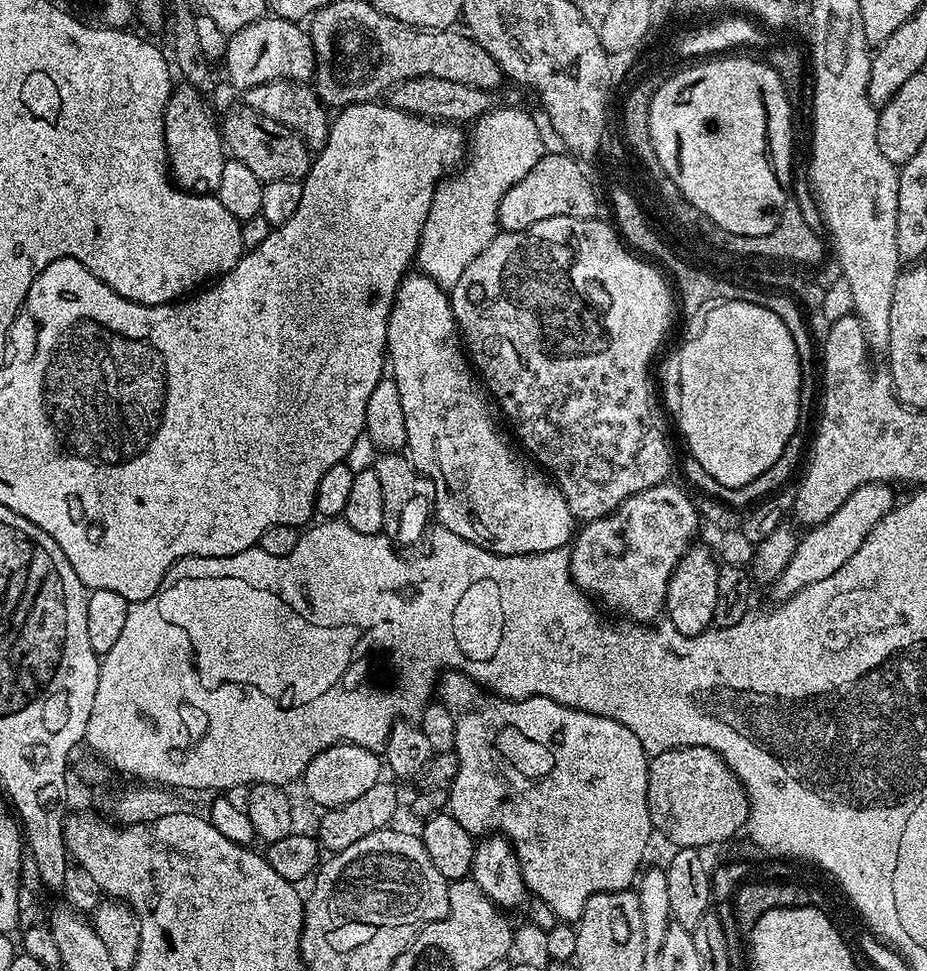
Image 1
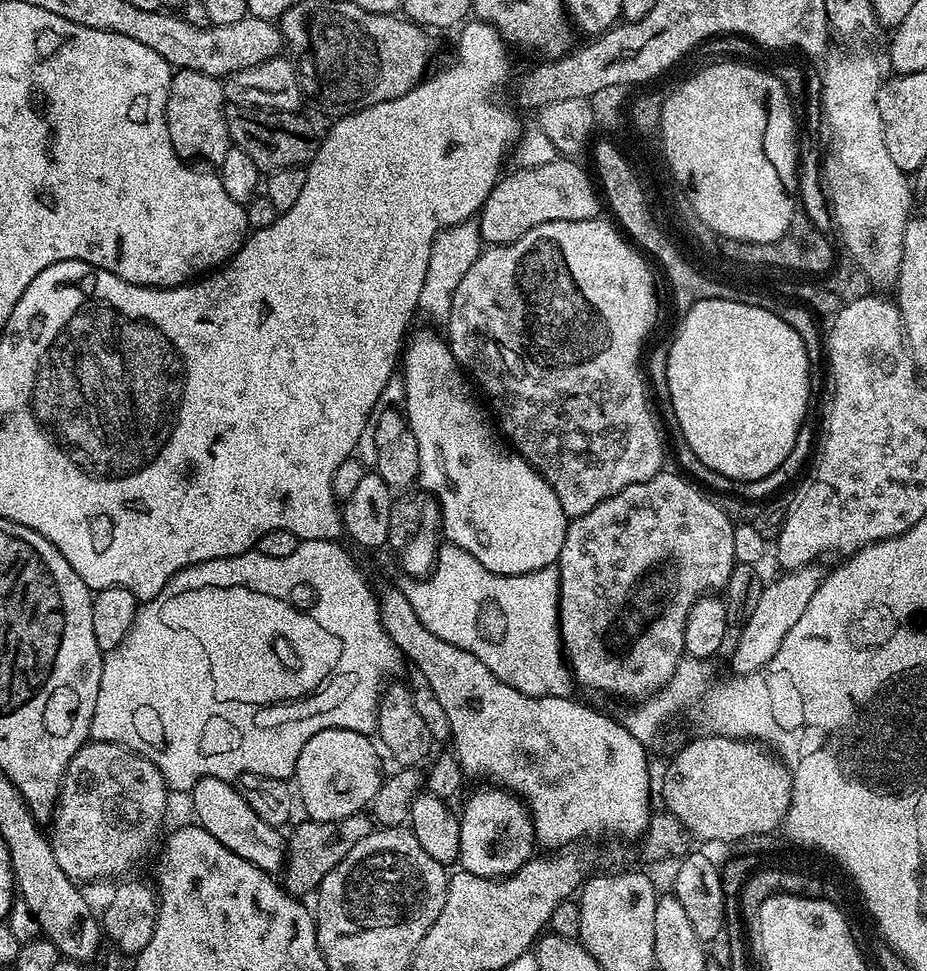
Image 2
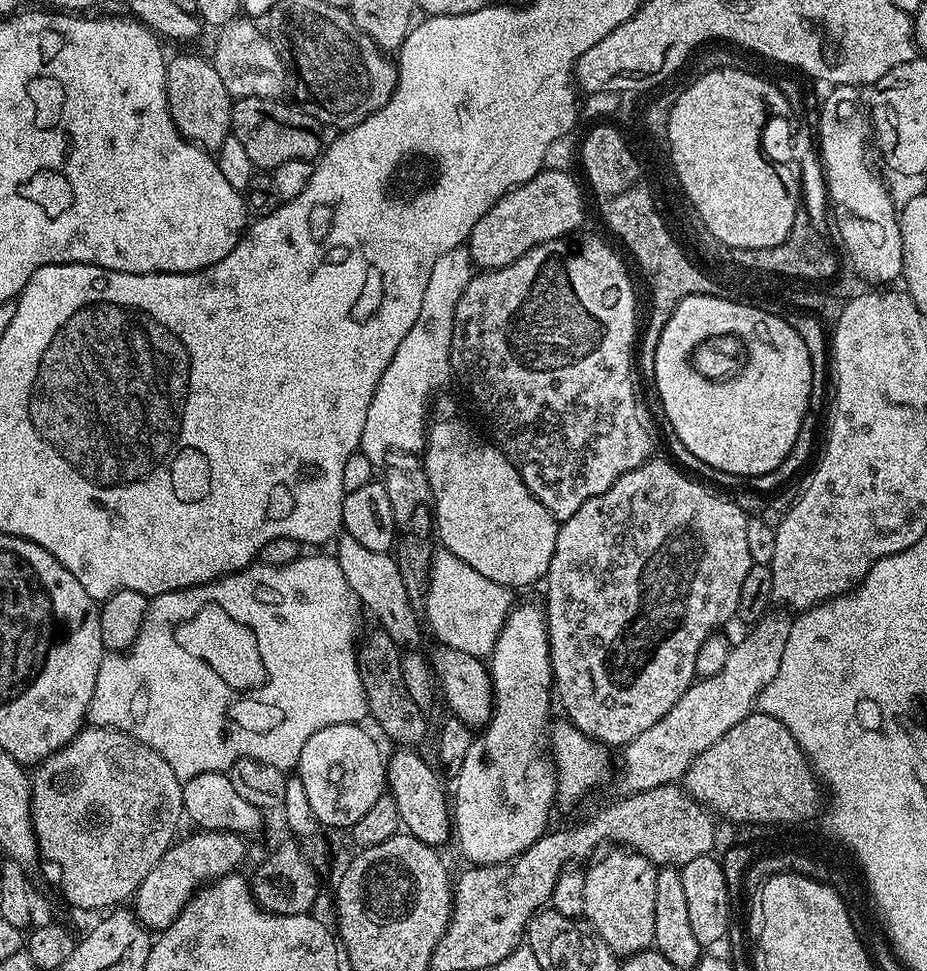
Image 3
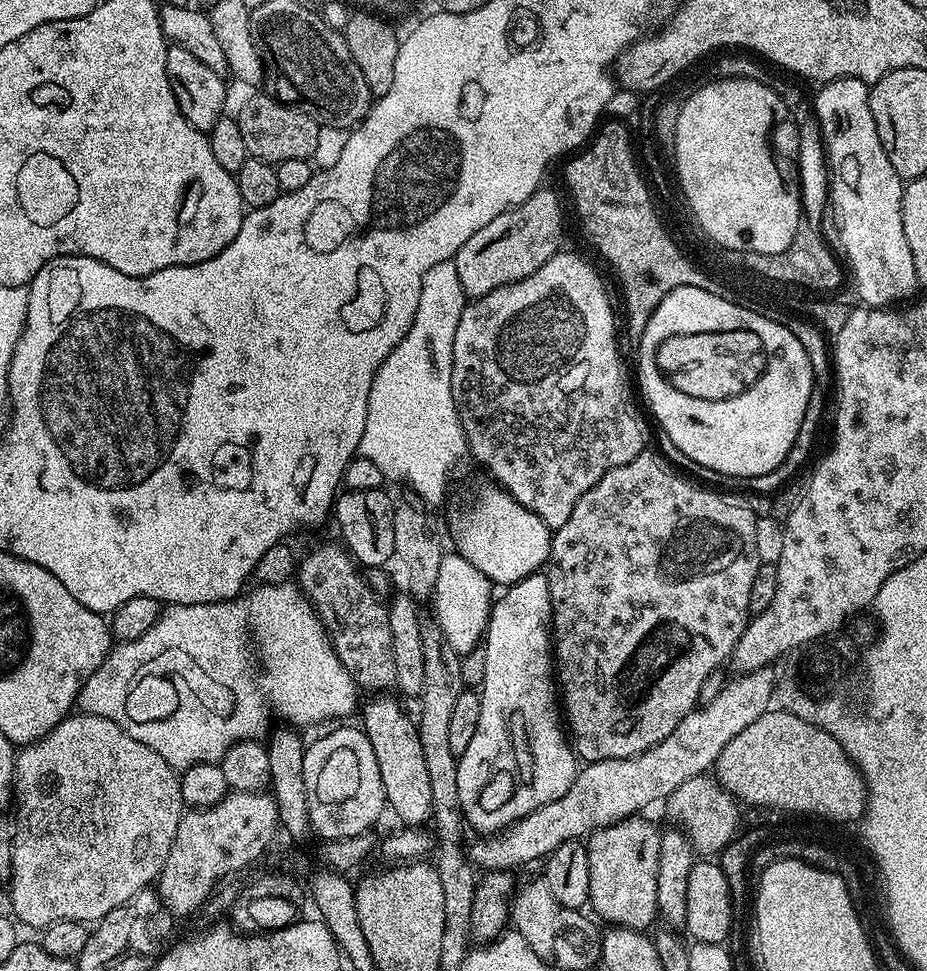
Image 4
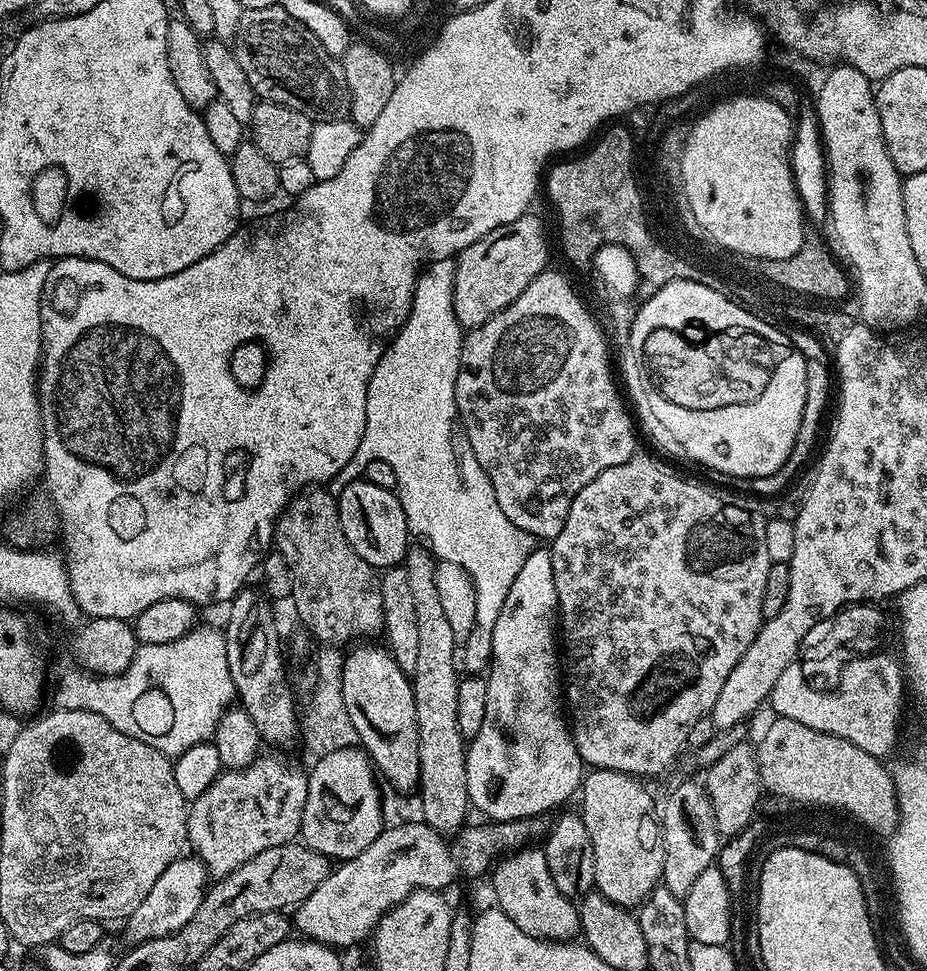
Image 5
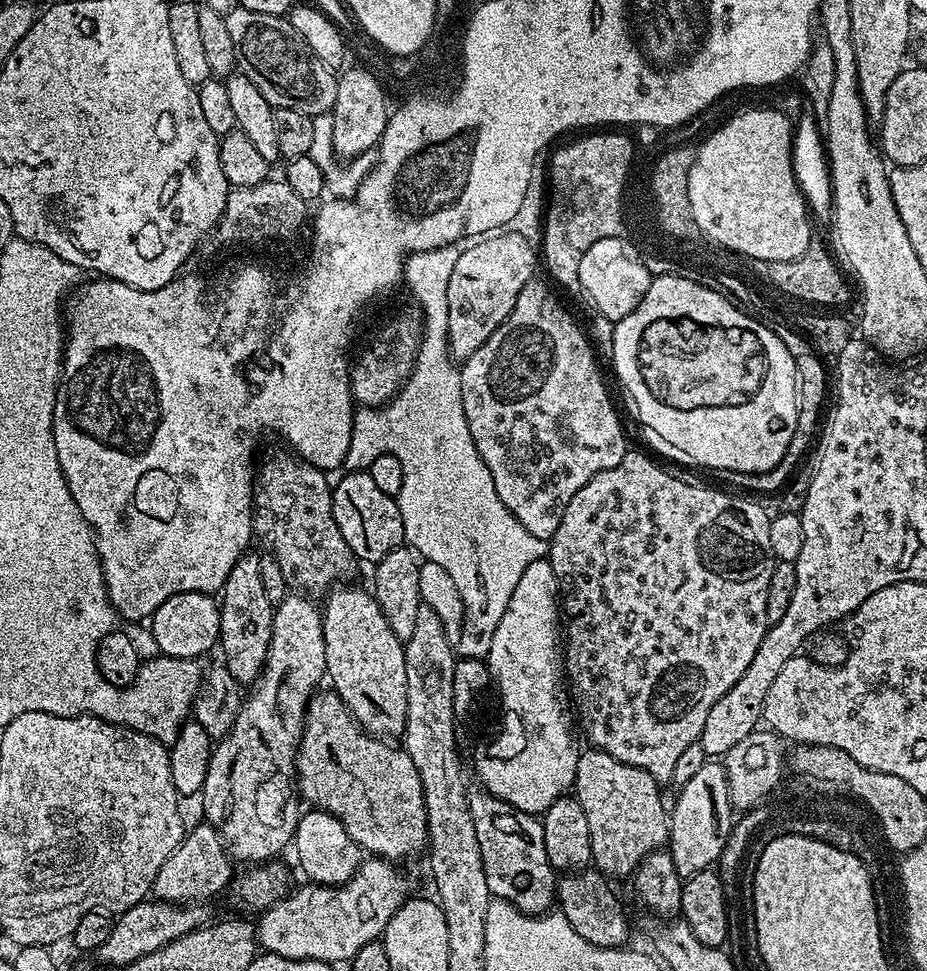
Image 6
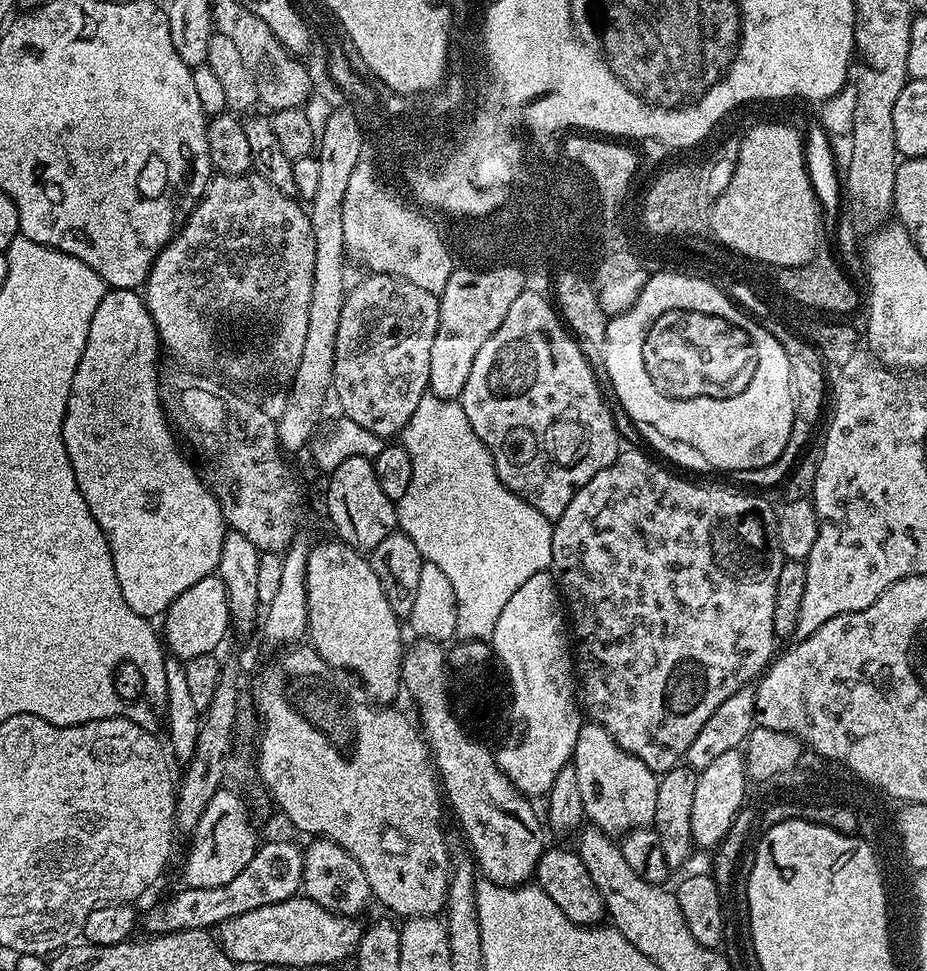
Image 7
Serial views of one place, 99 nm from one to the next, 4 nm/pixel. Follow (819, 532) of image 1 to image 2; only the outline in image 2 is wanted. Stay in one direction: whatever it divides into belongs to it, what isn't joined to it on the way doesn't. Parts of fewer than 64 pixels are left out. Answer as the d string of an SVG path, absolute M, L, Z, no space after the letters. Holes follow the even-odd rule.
M810 564L807 568L797 568L785 571L776 581L765 583L762 590L762 598L758 598L758 606L754 606L754 614L744 621L739 629L740 637L736 640L736 649L732 652L732 672L743 674L756 672L765 668L778 652L778 646L782 644L782 638L790 634L790 626L802 618L806 606L810 606L810 598L814 598L814 590L818 590L822 579L821 565Z

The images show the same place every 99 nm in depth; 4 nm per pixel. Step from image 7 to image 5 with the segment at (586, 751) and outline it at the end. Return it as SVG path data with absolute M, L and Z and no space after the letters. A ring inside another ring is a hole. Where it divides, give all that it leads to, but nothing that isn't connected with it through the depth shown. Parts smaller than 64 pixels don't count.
M594 768L585 775L578 796L578 815L590 830L590 846L594 846L595 891L629 910L639 906L664 875L664 829L657 816L658 804L640 784L627 772Z

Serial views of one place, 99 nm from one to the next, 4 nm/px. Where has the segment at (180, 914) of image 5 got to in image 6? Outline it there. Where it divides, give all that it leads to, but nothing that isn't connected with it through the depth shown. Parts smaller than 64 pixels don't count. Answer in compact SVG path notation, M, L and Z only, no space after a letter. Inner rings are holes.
M200 822L197 828L189 827L183 842L174 850L174 854L170 854L170 858L166 858L166 862L162 862L162 870L158 870L158 878L154 885L154 896L157 900L166 900L170 904L186 905L193 902L211 901L211 896L216 896L220 891L229 887L230 881L233 879L234 871L233 861L230 859L225 847L224 841L221 840L219 832L207 822Z

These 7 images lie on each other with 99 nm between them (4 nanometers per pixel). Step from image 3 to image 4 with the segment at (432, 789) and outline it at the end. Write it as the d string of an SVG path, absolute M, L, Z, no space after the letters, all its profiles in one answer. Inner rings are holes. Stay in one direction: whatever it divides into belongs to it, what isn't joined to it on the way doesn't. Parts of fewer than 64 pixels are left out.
M376 694L364 708L362 731L374 746L374 758L378 758L378 774L382 774L384 799L404 826L424 826L432 819L430 802L430 774L426 771L426 757L422 754L420 729L417 721L404 713L399 699L391 700L391 695Z

